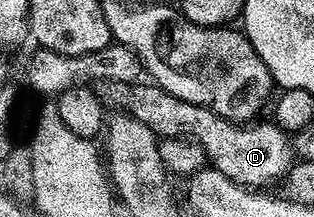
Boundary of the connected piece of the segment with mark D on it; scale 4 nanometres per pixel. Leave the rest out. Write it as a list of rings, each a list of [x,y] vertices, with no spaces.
[[[97,81],[94,88],[105,110],[127,113],[146,123],[157,138],[162,137],[196,137],[206,151],[211,168],[222,171],[234,183],[245,187],[264,187],[268,181],[283,178],[294,164],[294,145],[289,134],[279,125],[269,123],[249,123],[235,125],[233,121],[214,115],[206,107],[186,103],[161,89],[155,83],[133,83],[131,81]]]

